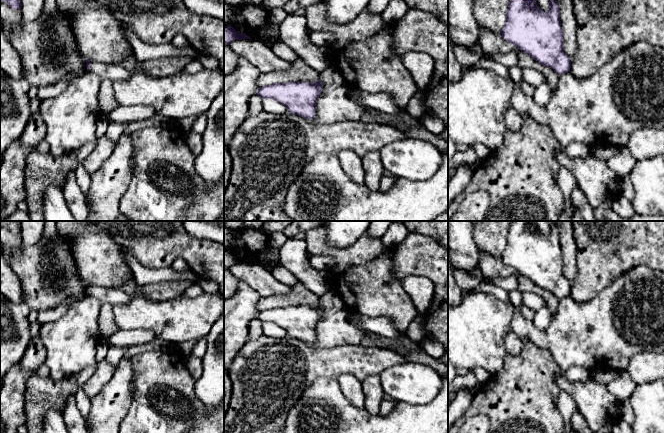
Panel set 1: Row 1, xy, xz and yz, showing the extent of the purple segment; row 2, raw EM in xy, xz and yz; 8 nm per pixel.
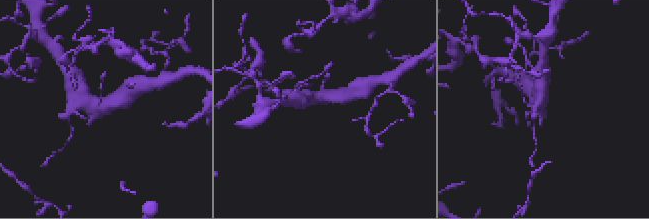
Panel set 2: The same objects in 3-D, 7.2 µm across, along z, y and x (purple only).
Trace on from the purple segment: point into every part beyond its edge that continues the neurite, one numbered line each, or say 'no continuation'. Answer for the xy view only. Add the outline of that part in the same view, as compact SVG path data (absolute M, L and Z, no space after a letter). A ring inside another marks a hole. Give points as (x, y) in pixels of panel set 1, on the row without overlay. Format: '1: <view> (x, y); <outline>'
1: xy (113, 296); M90 285L89 296L96 297L101 303L108 303L112 307L129 304L132 300L132 297L124 291L105 286Z

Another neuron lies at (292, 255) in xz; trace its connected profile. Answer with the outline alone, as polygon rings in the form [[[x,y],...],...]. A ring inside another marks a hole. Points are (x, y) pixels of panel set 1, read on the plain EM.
[[[288,239],[279,249],[279,265],[290,271],[297,280],[321,297],[331,289],[330,273],[311,267],[306,259],[307,253],[305,240]]]

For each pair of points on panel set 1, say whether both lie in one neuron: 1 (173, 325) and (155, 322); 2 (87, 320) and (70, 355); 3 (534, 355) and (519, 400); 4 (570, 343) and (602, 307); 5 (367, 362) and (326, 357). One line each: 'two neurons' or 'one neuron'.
1: one neuron
2: one neuron
3: one neuron
4: one neuron
5: one neuron

